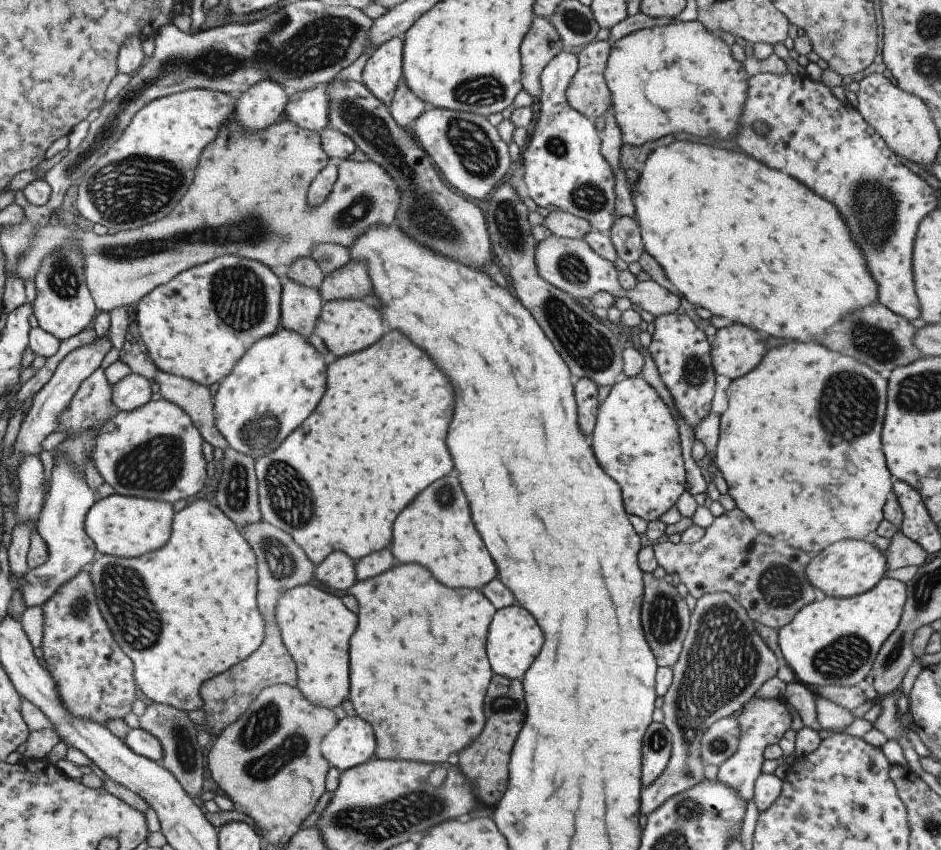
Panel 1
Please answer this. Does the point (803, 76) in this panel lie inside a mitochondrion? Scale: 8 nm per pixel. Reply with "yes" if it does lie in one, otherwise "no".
no

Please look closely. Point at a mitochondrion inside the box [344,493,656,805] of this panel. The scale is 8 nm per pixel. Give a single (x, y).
(498, 703)

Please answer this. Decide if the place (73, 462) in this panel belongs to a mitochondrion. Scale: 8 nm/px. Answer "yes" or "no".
no

